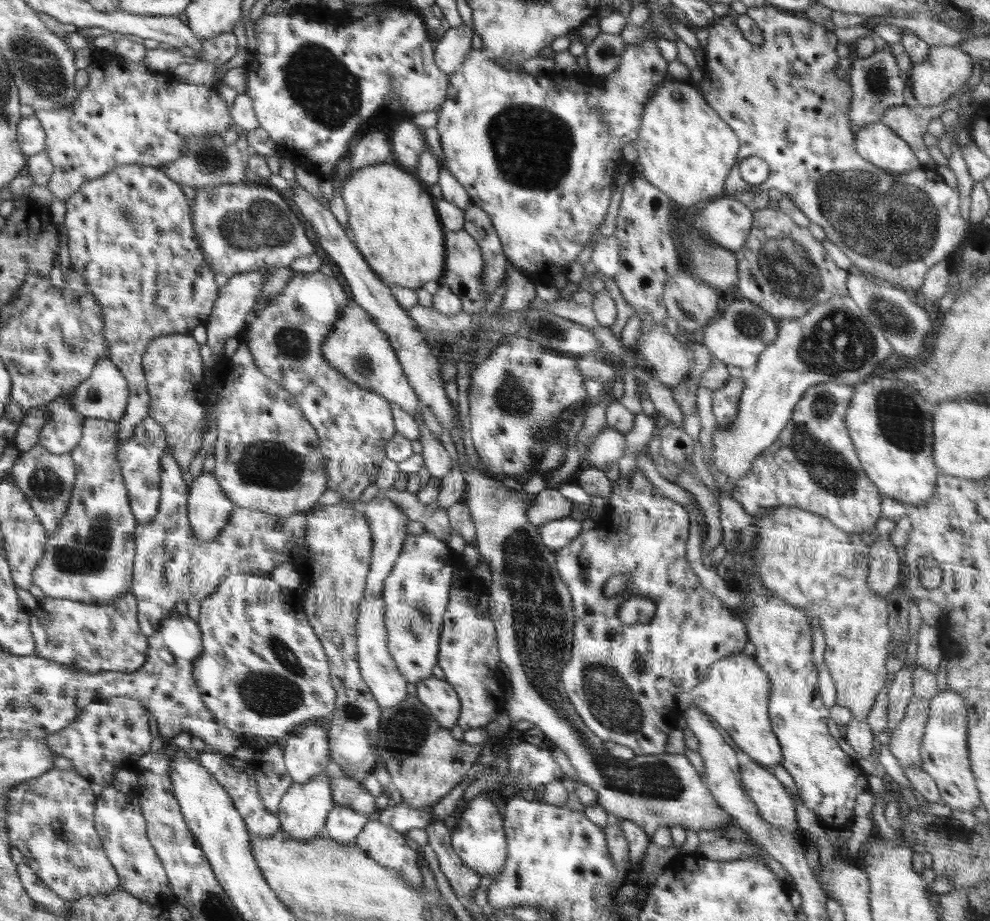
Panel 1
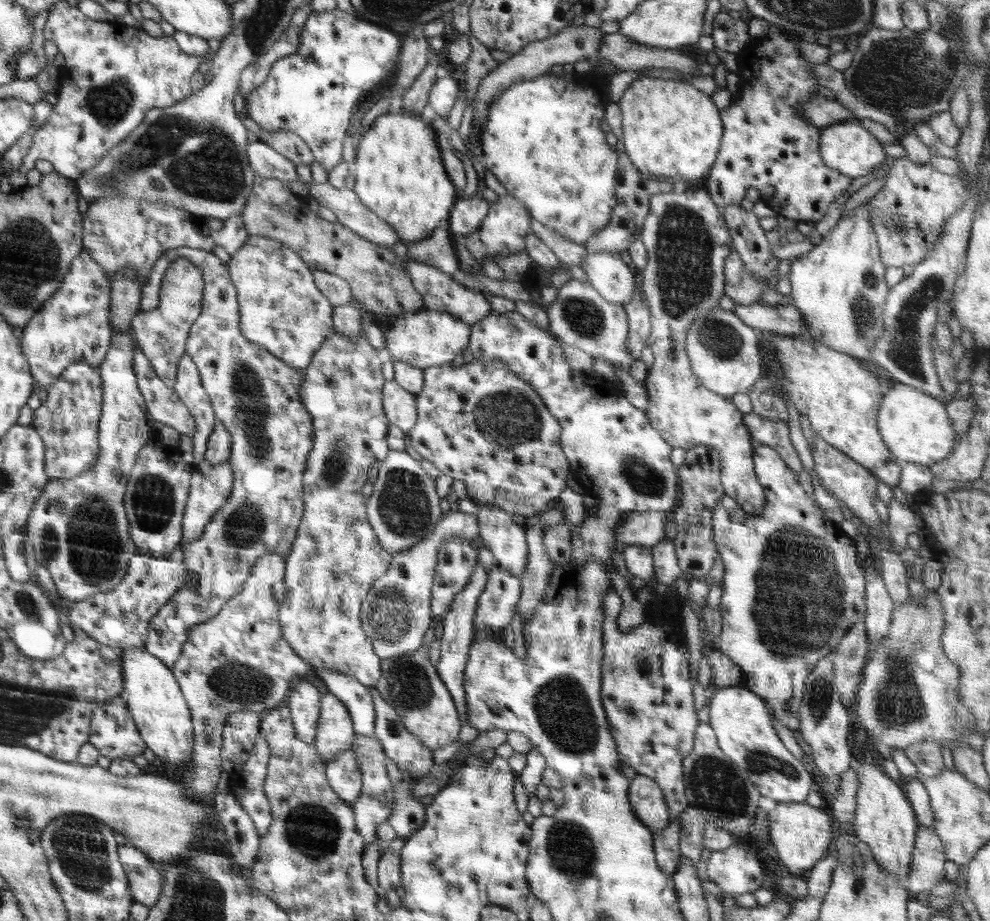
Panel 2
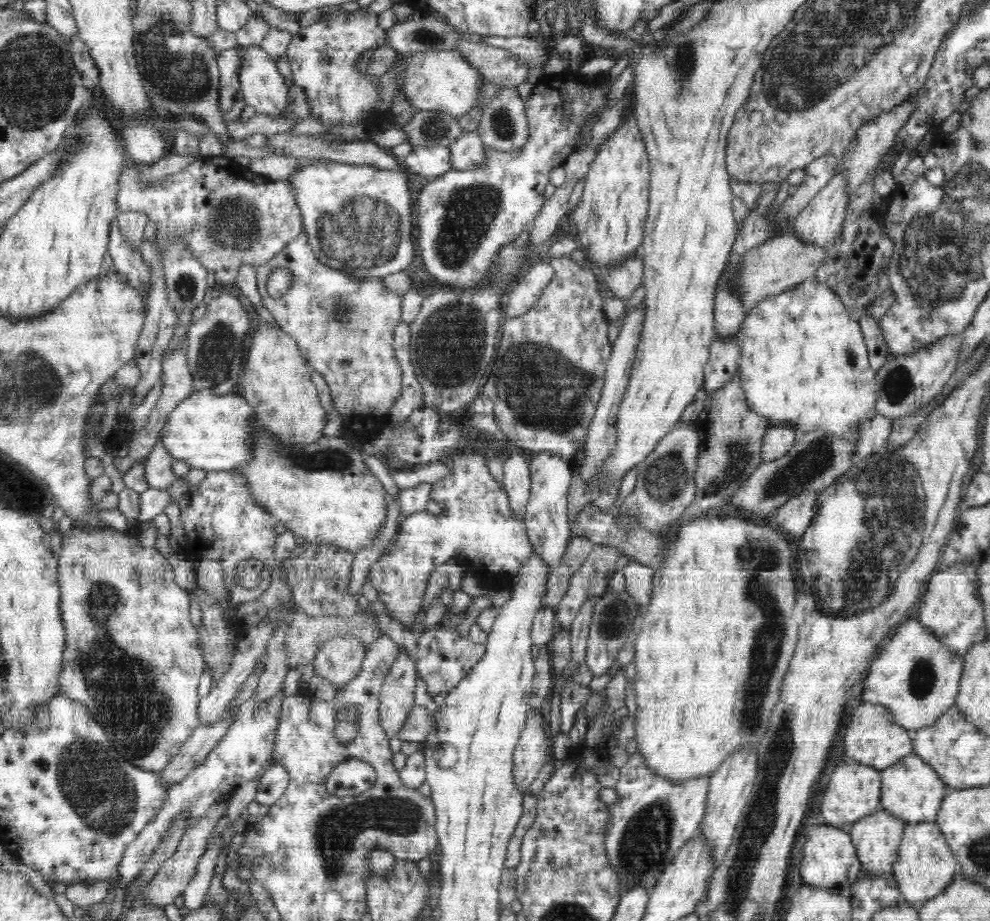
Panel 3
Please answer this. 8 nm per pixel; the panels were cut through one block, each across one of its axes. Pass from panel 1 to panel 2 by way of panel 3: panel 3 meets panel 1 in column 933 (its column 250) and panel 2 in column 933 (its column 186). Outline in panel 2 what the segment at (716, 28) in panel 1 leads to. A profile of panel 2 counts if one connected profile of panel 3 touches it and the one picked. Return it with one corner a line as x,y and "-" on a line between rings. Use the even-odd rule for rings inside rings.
908,157
893,161
888,178
884,186
867,205
869,221
877,236
879,255
882,264
888,267
913,266
920,264
926,258
927,252
943,233
945,222
956,214
967,201
967,188
960,176
948,175
934,170
930,164
914,164

